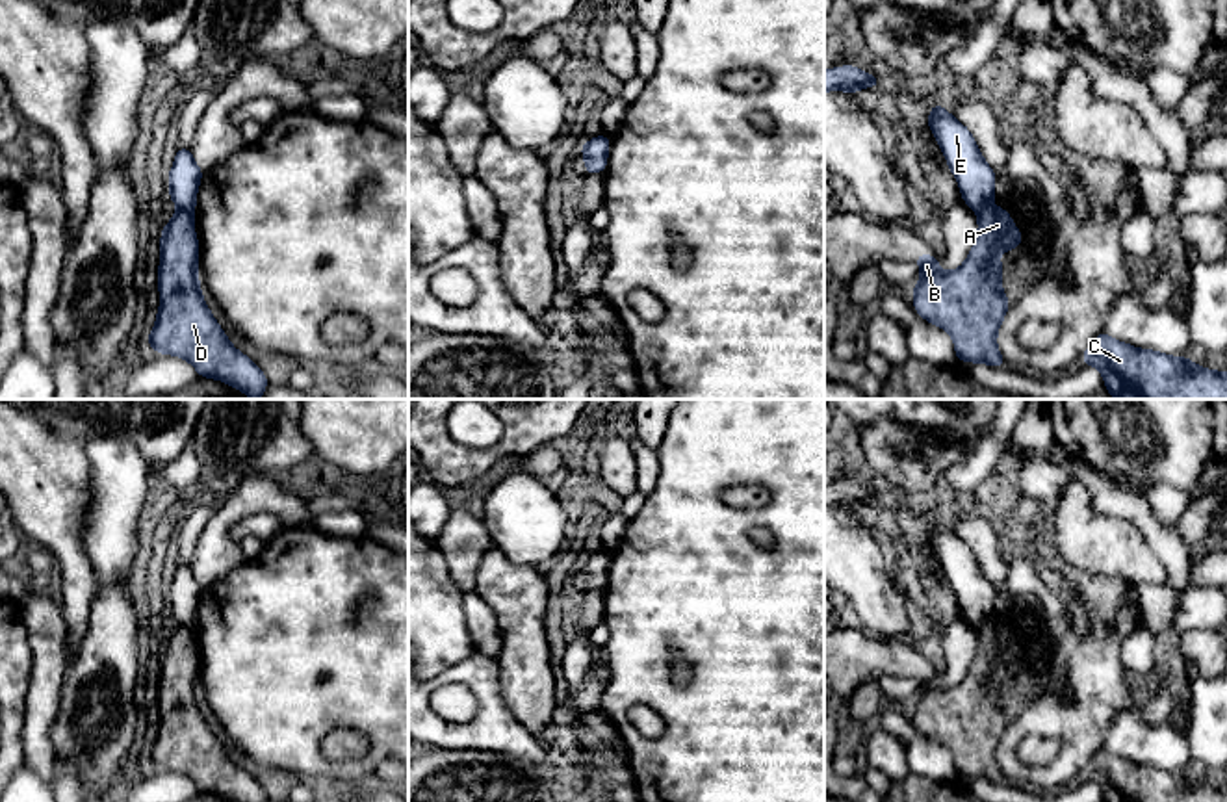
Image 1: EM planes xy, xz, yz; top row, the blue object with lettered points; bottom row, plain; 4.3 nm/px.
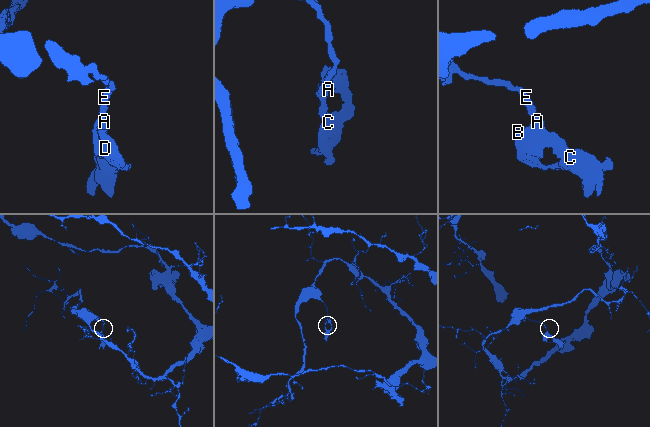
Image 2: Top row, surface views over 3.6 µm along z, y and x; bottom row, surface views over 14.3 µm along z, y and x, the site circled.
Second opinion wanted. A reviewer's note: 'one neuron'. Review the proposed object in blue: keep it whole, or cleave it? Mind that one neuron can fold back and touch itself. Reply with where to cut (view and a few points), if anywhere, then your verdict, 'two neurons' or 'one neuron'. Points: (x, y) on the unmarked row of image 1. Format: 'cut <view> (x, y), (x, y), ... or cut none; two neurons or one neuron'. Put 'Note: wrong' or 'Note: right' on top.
Note: wrong
cut xy (179, 622), (193, 628); two neurons

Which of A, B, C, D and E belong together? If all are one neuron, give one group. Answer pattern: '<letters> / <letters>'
A B C D / E

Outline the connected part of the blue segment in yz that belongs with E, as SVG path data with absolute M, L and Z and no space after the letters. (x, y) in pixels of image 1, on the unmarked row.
M941 520L930 524L926 540L945 570L963 618L975 627L989 622L995 613L997 590L984 576L971 546Z

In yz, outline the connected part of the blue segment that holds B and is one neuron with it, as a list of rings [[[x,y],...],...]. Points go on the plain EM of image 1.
[[[984,622],[976,627],[978,648],[965,678],[954,687],[941,687],[934,670],[917,670],[921,694],[911,704],[913,724],[928,739],[947,746],[952,752],[958,780],[975,778],[991,783],[1004,783],[1006,778],[997,763],[999,743],[1010,726],[1001,691],[1004,683],[999,670],[1015,666],[1023,659],[1021,646],[1012,639],[1012,629],[999,622]]]

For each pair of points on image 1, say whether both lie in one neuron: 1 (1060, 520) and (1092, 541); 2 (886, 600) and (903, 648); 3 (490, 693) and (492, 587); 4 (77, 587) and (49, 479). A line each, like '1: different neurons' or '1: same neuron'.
1: same neuron
2: different neurons
3: different neurons
4: same neuron

